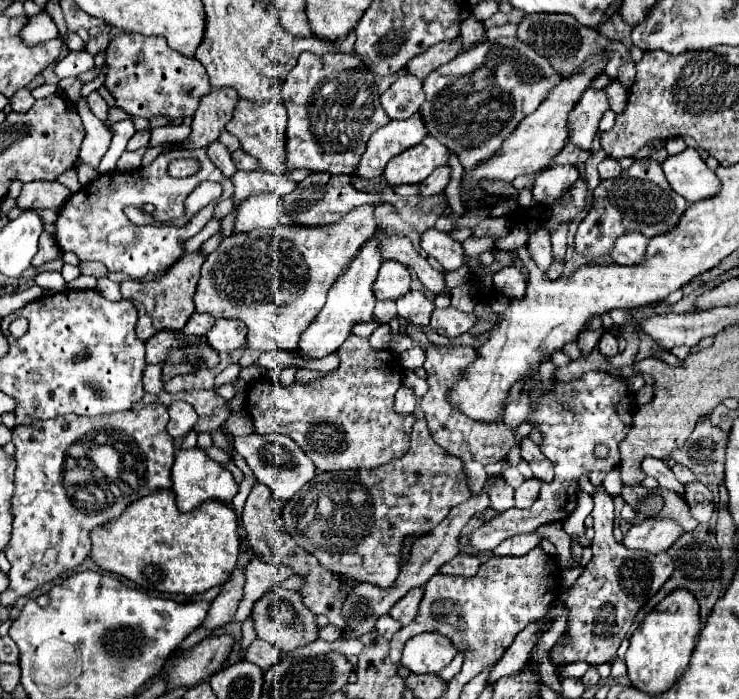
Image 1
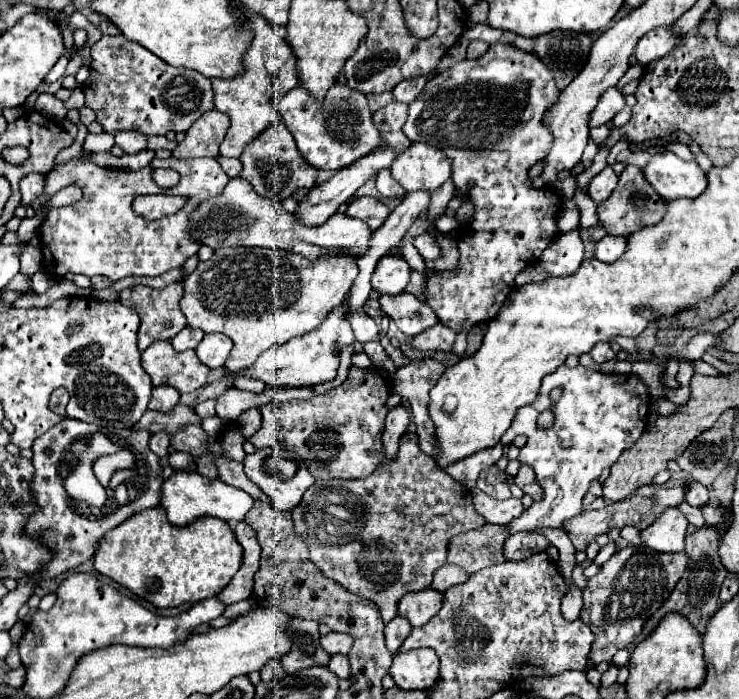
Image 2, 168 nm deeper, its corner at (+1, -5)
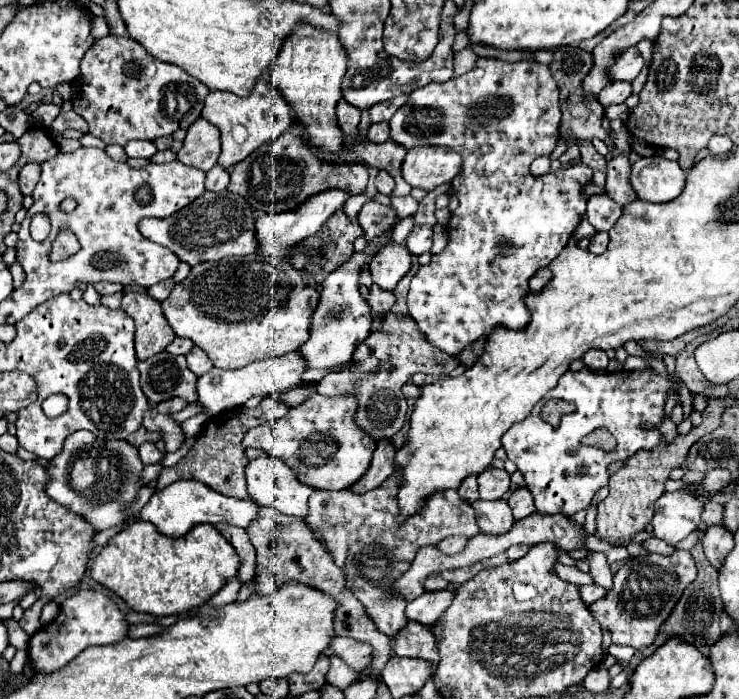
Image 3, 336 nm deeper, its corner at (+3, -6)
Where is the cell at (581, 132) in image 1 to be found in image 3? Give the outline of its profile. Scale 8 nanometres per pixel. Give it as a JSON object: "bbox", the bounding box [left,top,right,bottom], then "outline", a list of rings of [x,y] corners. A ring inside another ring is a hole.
{"bbox":[598,82,632,108],"outline":[[[610,82],[600,94],[598,94],[598,102],[608,108],[612,104],[622,104],[628,96],[632,94],[630,82]]]}

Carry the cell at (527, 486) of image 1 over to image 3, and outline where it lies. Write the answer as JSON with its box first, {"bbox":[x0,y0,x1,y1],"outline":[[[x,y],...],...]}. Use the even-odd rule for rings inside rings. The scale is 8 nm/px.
{"bbox":[472,500,514,534],"outline":[[[476,500],[472,502],[472,508],[476,512],[476,522],[480,526],[480,532],[484,534],[504,534],[514,524],[514,516],[506,500],[496,500],[496,502]]]}

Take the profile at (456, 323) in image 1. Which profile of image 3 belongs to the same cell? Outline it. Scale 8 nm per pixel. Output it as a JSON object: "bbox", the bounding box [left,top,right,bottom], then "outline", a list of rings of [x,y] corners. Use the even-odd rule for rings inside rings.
{"bbox":[318,312,460,440],"outline":[[[388,312],[382,326],[372,332],[366,342],[362,342],[352,358],[352,366],[344,368],[338,374],[328,374],[318,382],[318,392],[326,396],[336,394],[354,394],[358,398],[358,414],[356,422],[362,430],[366,430],[374,440],[392,438],[404,424],[406,418],[406,398],[402,396],[400,388],[406,384],[408,376],[416,372],[434,374],[434,376],[448,376],[460,362],[450,354],[442,354],[442,350],[434,350],[416,324],[404,316]]]}

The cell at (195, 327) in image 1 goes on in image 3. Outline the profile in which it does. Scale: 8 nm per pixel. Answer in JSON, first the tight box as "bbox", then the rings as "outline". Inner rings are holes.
{"bbox":[166,338,194,354],"outline":[[[176,338],[174,342],[170,342],[170,344],[166,346],[166,352],[170,352],[170,354],[188,354],[192,348],[194,348],[194,344],[192,344],[190,340],[186,340],[186,338]]]}

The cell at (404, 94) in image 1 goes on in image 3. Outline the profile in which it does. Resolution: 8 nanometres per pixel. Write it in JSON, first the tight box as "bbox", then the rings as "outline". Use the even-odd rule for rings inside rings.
{"bbox":[368,122,390,142],"outline":[[[378,122],[378,124],[372,124],[370,130],[368,130],[368,138],[372,142],[386,142],[390,138],[390,124],[388,122]]]}

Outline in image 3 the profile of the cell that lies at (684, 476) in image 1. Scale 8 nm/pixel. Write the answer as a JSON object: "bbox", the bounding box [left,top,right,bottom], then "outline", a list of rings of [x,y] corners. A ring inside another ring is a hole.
{"bbox":[702,498,722,526],"outline":[[[710,498],[704,500],[704,510],[702,510],[702,526],[708,524],[722,524],[722,506],[712,502]]]}

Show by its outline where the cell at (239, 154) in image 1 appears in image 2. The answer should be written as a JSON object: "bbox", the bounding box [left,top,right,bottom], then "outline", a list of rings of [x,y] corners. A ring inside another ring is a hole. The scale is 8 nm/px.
{"bbox":[218,157,240,177],"outline":[[[218,157],[218,163],[222,165],[224,173],[228,177],[236,177],[240,173],[240,159],[228,159],[228,157]]]}

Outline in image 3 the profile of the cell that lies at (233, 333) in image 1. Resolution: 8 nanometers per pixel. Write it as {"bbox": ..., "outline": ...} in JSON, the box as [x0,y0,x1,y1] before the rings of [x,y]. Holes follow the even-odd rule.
{"bbox":[186,346,214,376],"outline":[[[194,346],[194,348],[190,350],[190,354],[186,356],[186,360],[188,360],[188,368],[190,368],[196,376],[202,376],[202,374],[206,374],[210,368],[214,368],[214,362],[210,362],[208,354],[206,354],[204,350],[198,350],[198,346]]]}

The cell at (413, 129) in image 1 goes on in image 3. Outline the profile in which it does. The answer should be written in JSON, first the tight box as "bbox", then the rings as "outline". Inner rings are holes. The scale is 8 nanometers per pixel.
{"bbox":[256,190,346,262],"outline":[[[326,190],[326,194],[314,194],[314,198],[308,198],[306,202],[302,202],[302,206],[298,206],[298,210],[290,210],[290,212],[282,212],[282,214],[264,214],[262,218],[256,220],[256,234],[260,240],[260,250],[262,254],[282,262],[288,260],[290,248],[294,244],[298,244],[300,240],[308,238],[310,234],[316,234],[318,230],[322,230],[322,226],[326,224],[326,220],[330,218],[330,214],[334,214],[338,210],[338,206],[342,206],[346,202],[346,194],[342,194],[342,190]]]}

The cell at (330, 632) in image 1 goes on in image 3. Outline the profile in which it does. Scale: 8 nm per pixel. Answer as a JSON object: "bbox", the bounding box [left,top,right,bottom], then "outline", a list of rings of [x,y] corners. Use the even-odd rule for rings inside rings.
{"bbox":[328,636,372,672],"outline":[[[332,636],[328,644],[328,652],[332,656],[342,658],[352,670],[362,672],[370,664],[370,652],[372,648],[364,642],[358,642],[354,638],[342,638],[342,636]]]}

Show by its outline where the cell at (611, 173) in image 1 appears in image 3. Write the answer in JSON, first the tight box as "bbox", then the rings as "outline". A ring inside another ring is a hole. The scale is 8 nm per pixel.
{"bbox":[586,194,622,230],"outline":[[[594,194],[588,198],[586,218],[596,230],[610,230],[620,214],[622,208],[612,198],[608,198],[608,194]]]}

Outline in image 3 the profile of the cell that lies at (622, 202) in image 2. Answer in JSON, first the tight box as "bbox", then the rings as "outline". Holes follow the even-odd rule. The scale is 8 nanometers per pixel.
{"bbox":[606,154,638,208],"outline":[[[620,154],[614,156],[606,168],[606,192],[610,198],[614,198],[614,202],[618,202],[620,208],[638,200],[634,188],[630,186],[630,166],[630,160]]]}

